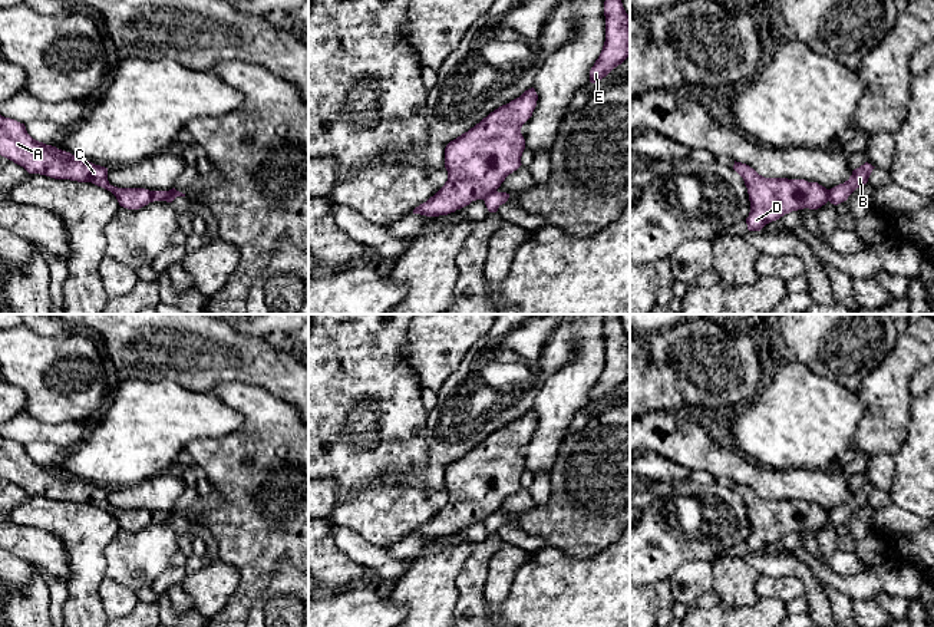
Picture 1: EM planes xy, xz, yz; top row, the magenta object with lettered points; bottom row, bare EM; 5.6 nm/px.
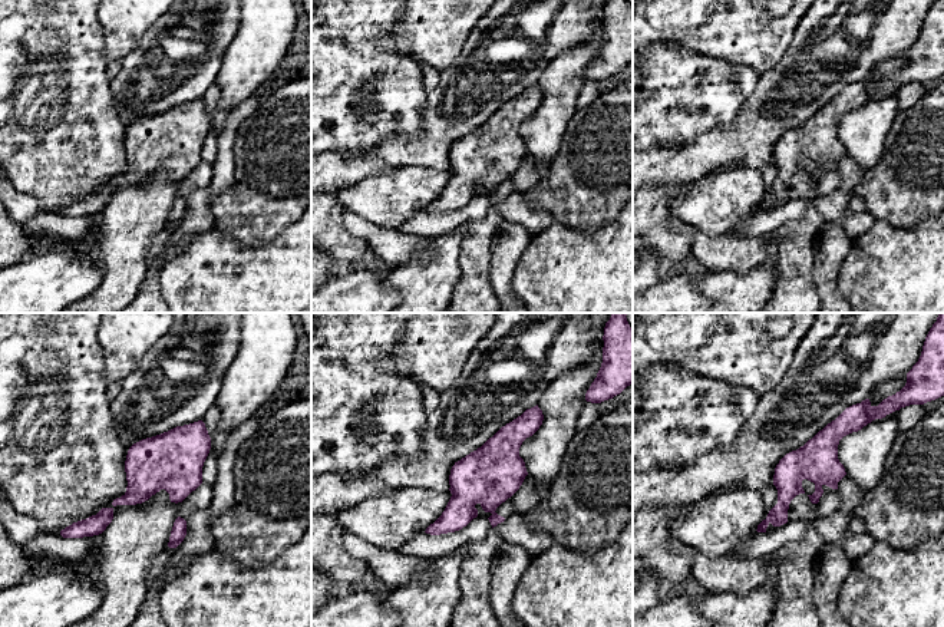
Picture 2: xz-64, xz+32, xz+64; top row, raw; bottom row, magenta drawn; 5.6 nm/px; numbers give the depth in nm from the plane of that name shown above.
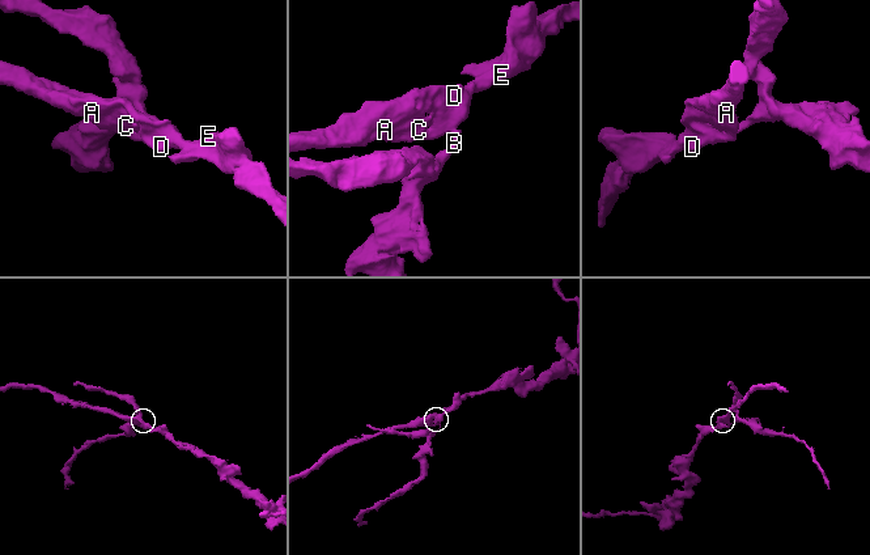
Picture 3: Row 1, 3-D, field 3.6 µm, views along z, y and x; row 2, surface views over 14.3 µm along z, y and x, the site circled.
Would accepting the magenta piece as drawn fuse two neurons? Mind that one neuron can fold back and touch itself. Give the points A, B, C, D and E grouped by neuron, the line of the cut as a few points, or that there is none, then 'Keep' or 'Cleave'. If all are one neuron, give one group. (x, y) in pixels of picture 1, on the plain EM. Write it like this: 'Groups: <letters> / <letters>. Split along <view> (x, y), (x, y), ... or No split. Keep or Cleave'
Groups: A C D E / B. Split along xz (495, 511), (484, 521). Cleave

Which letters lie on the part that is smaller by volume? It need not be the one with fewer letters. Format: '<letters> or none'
B

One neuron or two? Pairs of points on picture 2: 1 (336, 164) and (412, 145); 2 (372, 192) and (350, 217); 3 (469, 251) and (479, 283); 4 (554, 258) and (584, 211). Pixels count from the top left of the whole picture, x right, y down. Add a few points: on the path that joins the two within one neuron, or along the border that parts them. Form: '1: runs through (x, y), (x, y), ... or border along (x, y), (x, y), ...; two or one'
1: runs through (355, 164), (372, 162), (393, 151); one
2: border along (345, 207), (385, 228); two
3: runs through (474, 258), (474, 276); one
4: border along (554, 221), (580, 231), (594, 231), (606, 224); two

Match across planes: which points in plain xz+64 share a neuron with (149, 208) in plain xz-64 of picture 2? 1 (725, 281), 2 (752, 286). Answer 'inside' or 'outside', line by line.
1: inside
2: inside

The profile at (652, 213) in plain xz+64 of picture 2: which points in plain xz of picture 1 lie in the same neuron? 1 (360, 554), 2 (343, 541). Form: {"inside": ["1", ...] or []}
{"inside": []}

